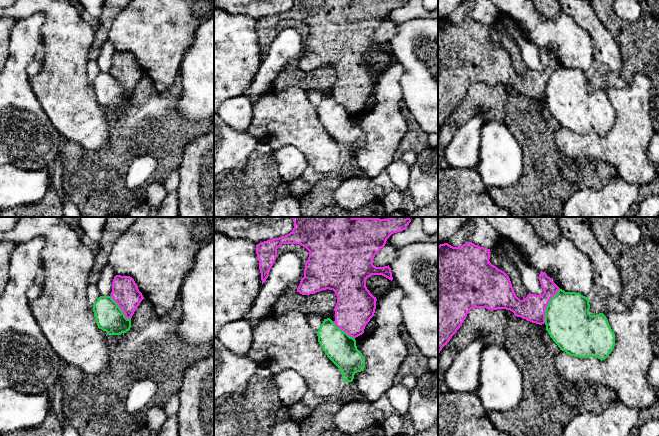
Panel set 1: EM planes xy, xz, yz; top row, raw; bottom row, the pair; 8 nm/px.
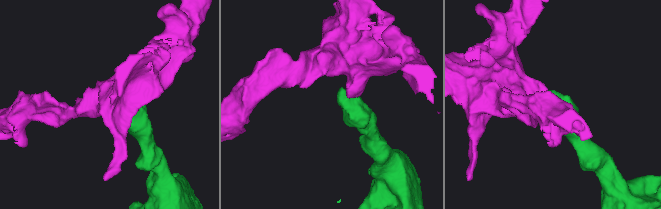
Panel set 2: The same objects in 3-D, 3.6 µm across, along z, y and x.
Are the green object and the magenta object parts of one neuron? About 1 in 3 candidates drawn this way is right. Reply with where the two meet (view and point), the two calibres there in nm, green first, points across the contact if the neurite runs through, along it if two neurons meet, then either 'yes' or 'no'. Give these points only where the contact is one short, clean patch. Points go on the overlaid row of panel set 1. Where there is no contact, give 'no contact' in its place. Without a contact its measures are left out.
contact yz (547, 305); calibres 360 and 200 nm; border yz (559, 288), (546, 307), (544, 322); no

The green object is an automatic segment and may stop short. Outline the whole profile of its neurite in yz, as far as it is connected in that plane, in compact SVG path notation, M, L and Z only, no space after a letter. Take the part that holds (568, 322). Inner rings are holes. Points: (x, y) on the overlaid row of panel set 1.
M558 290L545 310L545 325L560 350L579 358L606 359L615 346L615 334L603 313L589 314L589 299Z

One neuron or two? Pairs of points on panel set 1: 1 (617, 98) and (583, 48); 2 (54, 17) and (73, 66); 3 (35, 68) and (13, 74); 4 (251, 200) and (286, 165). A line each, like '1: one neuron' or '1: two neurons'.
1: two neurons
2: one neuron
3: two neurons
4: two neurons

